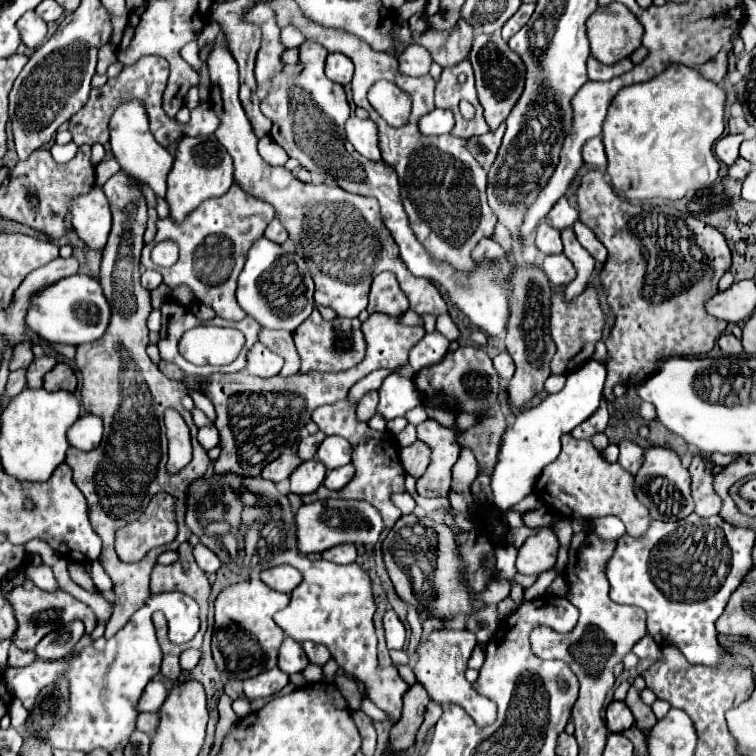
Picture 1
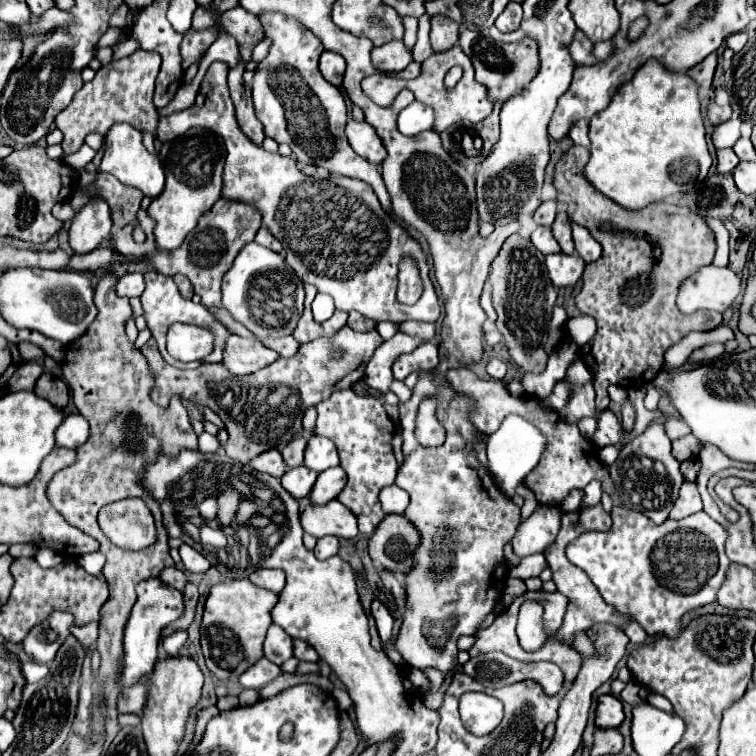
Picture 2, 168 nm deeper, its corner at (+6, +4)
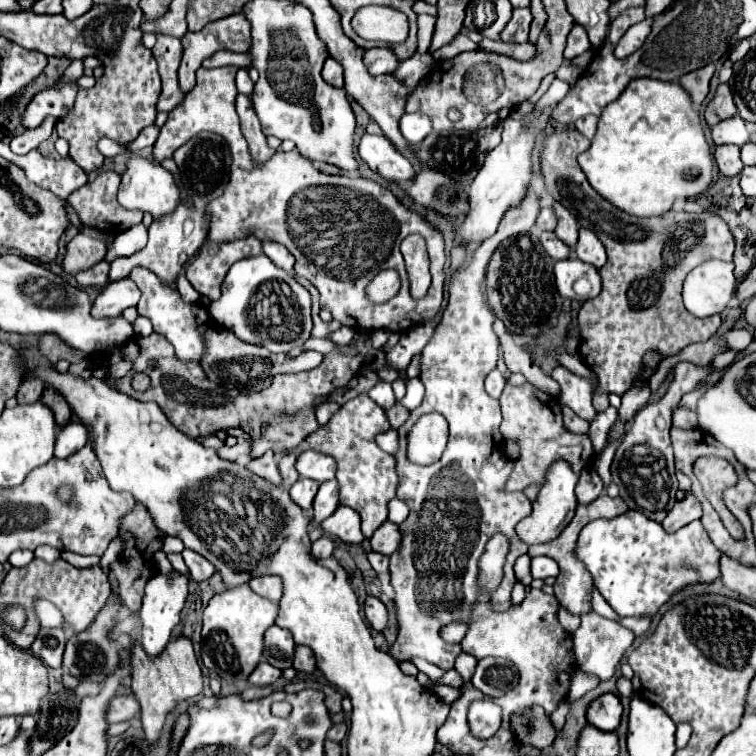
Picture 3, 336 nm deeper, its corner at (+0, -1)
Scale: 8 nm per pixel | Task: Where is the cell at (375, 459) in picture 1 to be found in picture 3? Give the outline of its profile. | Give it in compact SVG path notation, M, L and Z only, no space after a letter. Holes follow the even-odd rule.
M365 393L347 401L345 405L339 407L339 411L329 419L327 425L319 427L315 433L311 433L305 441L309 443L311 449L315 451L321 451L321 453L327 453L331 457L337 459L337 481L339 481L339 501L341 505L347 505L351 509L357 509L359 515L361 515L361 529L363 529L363 535L365 539L369 539L373 535L373 531L377 527L381 527L385 521L387 521L387 503L389 499L395 497L395 491L397 491L397 471L395 471L395 457L385 453L377 443L375 443L375 437L379 433L385 433L389 431L391 425L387 425L387 413L373 401L369 399Z

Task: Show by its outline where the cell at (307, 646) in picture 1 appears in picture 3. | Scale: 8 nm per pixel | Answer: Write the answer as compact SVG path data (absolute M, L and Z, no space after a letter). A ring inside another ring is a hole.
M297 645L295 647L295 659L293 659L293 667L297 671L305 671L305 673L311 673L317 669L317 663L315 663L315 655L311 653L309 647L305 645Z

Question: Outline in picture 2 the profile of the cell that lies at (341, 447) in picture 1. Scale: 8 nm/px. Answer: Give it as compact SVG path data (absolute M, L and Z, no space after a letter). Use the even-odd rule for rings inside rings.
M311 436L305 448L303 464L315 472L323 472L327 468L339 466L339 456L337 456L337 450L333 448L333 442L321 436Z

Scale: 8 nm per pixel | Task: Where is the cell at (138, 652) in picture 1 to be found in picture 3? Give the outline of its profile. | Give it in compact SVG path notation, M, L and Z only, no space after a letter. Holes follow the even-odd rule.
M173 573L173 575L155 575L151 577L151 581L145 587L145 597L143 597L143 609L141 609L141 647L149 657L157 657L169 643L173 629L179 623L179 613L185 605L185 597L187 597L187 575L181 573Z

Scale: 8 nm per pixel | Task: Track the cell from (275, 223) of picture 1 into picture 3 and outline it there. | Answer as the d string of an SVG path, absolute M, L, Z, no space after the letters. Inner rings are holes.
M263 241L263 253L275 263L279 265L281 269L285 271L293 271L293 263L295 263L295 257L279 243L271 243L271 241Z

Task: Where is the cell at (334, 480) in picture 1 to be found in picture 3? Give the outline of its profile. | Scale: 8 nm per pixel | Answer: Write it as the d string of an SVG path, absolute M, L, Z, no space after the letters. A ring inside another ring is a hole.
M337 479L325 481L313 501L313 519L317 523L321 523L323 519L327 519L335 509L339 507L339 483Z

